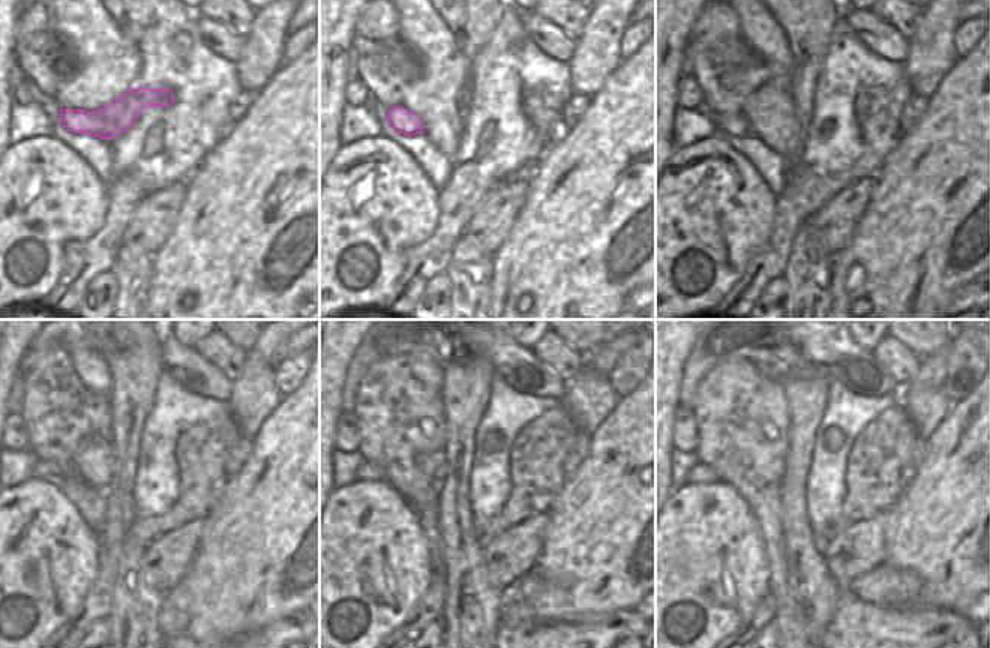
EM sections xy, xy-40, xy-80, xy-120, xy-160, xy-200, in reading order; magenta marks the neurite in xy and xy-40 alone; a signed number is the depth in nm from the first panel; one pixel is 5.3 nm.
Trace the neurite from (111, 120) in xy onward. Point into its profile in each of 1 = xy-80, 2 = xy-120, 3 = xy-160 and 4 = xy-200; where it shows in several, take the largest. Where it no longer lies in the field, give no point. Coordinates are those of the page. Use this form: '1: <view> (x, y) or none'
1: xy-80 (735, 123)
2: xy-120 (44, 470)
3: xy-160 (366, 471)
4: xy-200 (698, 474)

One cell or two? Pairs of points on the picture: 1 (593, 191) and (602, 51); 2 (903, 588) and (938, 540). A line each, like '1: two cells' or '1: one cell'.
1: two cells
2: two cells

